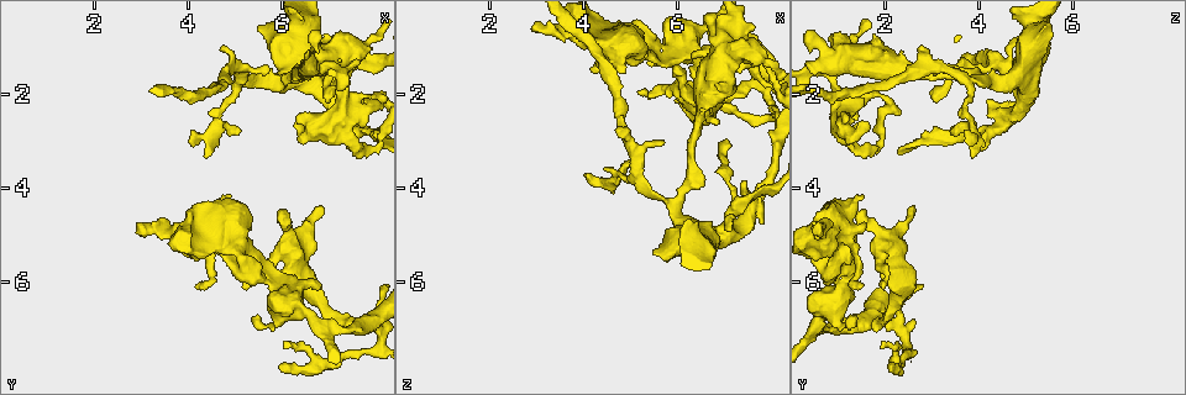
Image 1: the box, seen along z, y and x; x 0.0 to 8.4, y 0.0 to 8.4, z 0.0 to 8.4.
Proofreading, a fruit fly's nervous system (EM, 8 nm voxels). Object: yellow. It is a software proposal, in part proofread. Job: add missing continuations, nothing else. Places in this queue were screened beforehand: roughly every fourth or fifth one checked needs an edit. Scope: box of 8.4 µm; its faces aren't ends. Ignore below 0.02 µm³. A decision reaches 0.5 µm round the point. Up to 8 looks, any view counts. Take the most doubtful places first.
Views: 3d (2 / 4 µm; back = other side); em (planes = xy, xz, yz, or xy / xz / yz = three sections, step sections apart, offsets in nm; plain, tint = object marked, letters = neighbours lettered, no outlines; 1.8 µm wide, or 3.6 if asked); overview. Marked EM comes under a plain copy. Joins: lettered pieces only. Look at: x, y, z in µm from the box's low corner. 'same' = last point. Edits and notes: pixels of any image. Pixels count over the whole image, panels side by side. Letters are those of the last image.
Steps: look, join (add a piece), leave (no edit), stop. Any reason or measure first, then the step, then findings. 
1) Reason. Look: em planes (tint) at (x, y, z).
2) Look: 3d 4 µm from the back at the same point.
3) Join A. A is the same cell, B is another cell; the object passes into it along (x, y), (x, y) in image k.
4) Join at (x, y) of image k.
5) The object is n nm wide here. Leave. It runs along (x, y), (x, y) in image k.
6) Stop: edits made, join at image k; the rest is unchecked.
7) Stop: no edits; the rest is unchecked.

Three arms meet. Look: 3d 2 µm at (5.10, 1.70, 3.80).

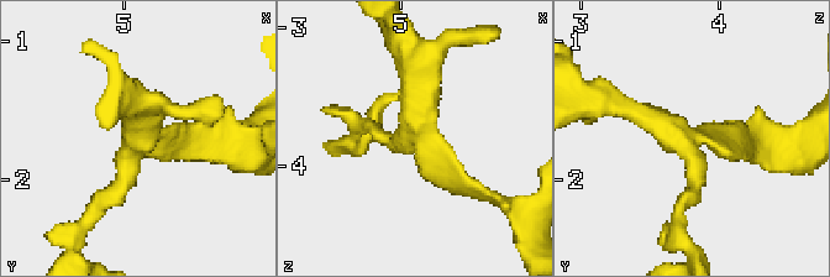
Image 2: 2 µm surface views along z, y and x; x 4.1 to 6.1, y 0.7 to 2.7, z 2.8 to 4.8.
Look: em planes (letters) at (5.16, 1.70, 3.76).

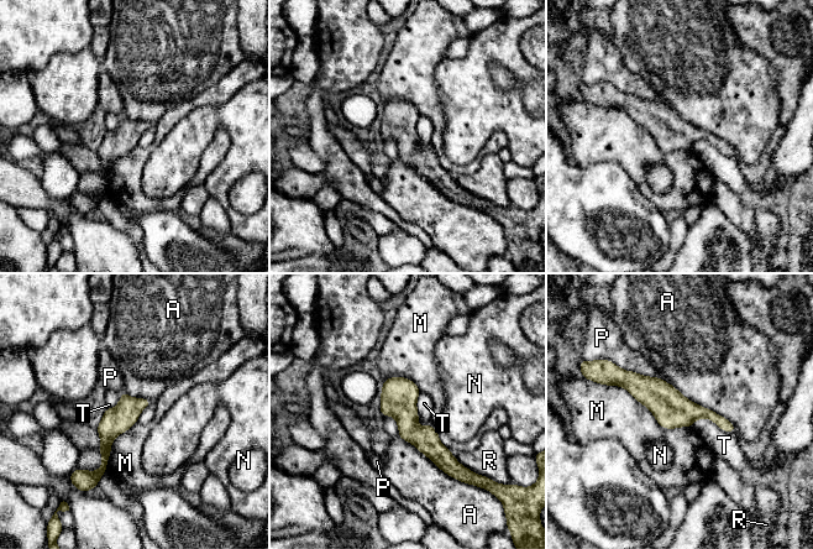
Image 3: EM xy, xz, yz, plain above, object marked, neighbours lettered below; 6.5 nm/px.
Leave. A, M, N, P, R and T are other cells; a border runs along (421, 392), (417, 400), (419, 428) in image 3; none of them fits.

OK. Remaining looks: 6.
Branch stops here. Look: em xz step 16 (letters) at (4.35, 3.35, 3.90).

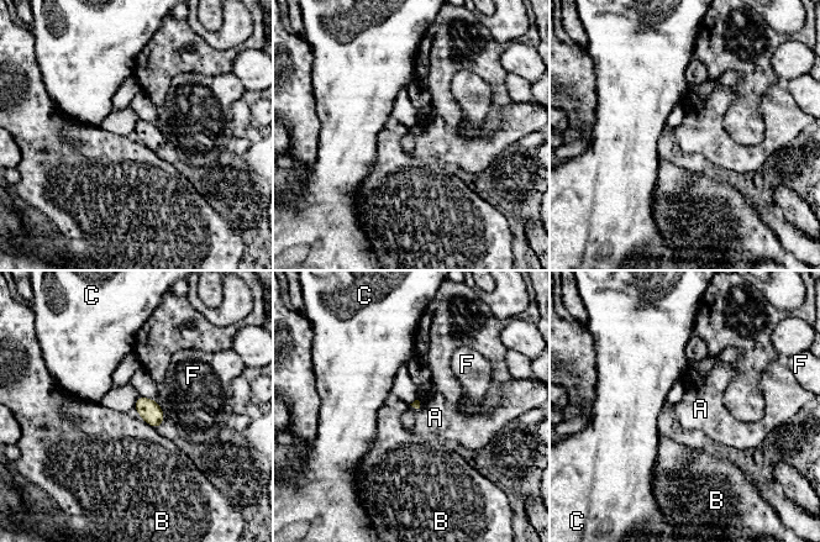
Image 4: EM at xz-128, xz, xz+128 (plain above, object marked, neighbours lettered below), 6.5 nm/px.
Look: em planes (letters) at the same point.

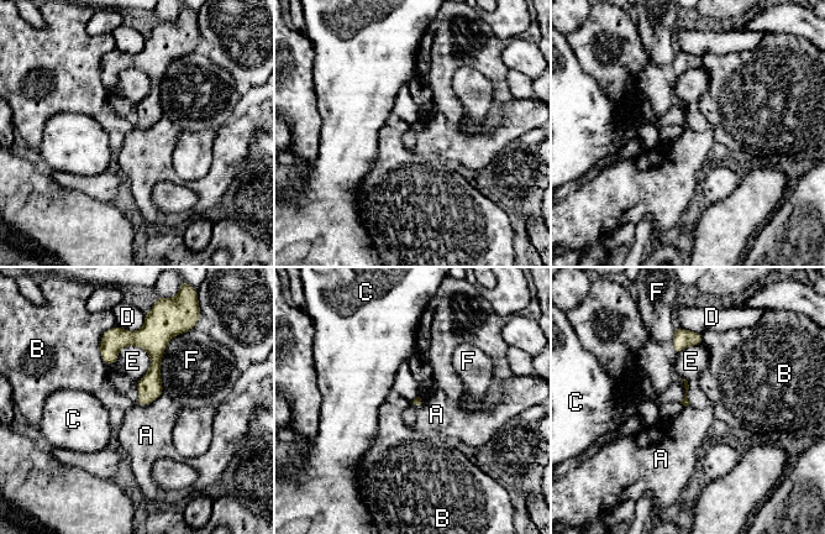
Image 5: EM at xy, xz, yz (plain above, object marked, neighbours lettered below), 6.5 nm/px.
Leave. A, B, C, D, E and F are other cells; it runs along (110, 336), (154, 351), (145, 402) in image 5; none of them fits.

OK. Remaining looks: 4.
An open end. Look: 3d 2 µm at (6.85, 4.35, 2.60).

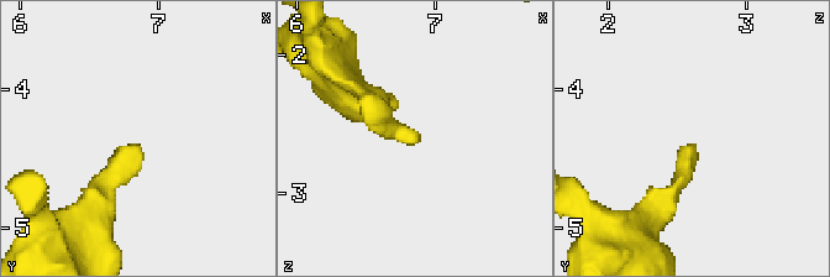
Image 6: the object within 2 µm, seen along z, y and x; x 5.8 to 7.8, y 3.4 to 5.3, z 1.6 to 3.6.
Need the tissue. Look: em yz step 16 (letters) at (6.84, 4.38, 2.60).

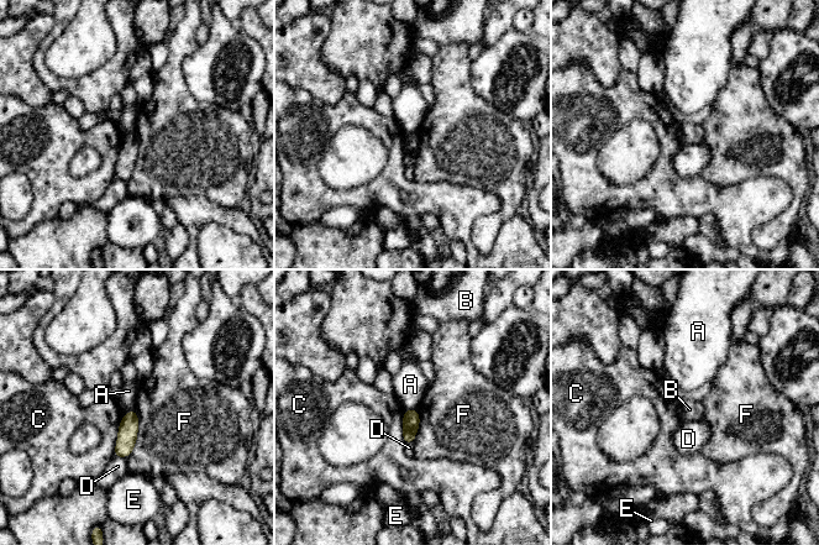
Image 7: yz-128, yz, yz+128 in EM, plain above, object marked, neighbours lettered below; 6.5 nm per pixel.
Look: em planes (letters) at the same point.

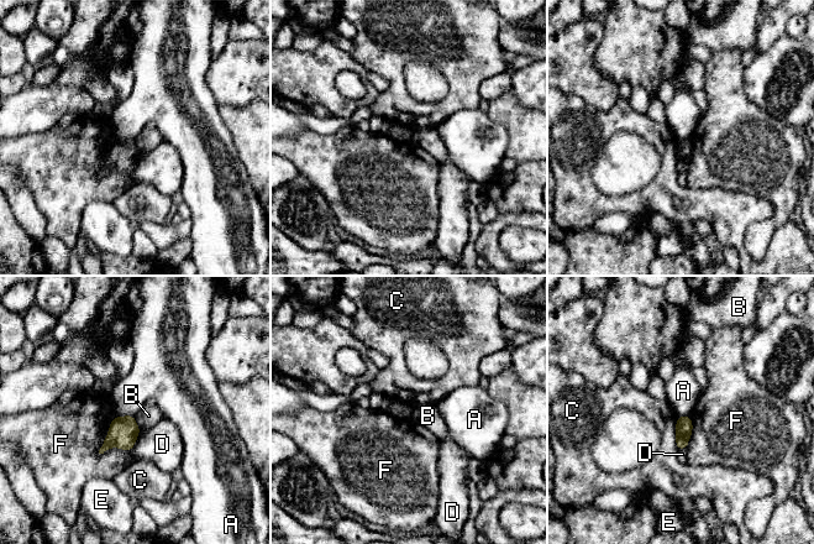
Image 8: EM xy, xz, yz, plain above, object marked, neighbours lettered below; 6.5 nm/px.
Leave. A, B, C, D, E and F are other cells; no lettered piece goes on from it.

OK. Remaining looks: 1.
Stop: no edits; the rest is unchecked.

